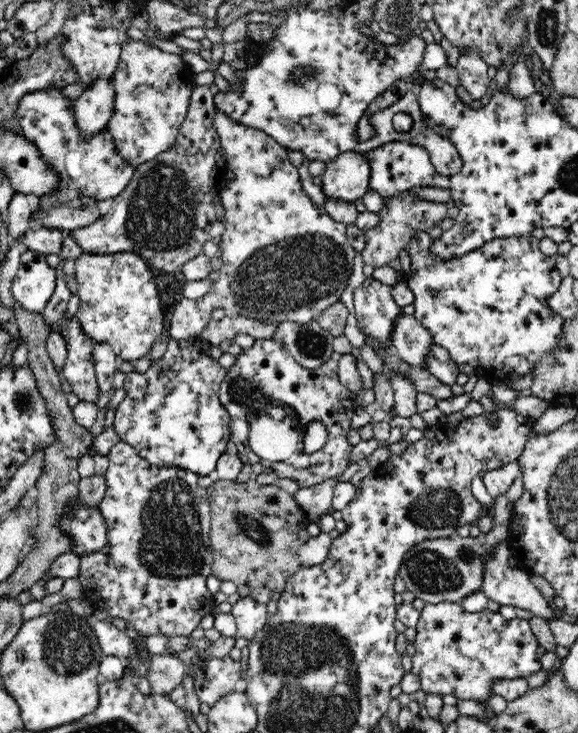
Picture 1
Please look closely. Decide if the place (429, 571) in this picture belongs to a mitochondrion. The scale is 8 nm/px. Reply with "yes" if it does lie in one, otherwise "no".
yes

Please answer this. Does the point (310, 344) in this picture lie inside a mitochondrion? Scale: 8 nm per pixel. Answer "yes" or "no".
yes

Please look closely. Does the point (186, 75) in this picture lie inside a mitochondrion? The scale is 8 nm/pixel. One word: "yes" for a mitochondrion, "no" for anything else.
no

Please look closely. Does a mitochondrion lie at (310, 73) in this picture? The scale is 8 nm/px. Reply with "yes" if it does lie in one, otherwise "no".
yes

